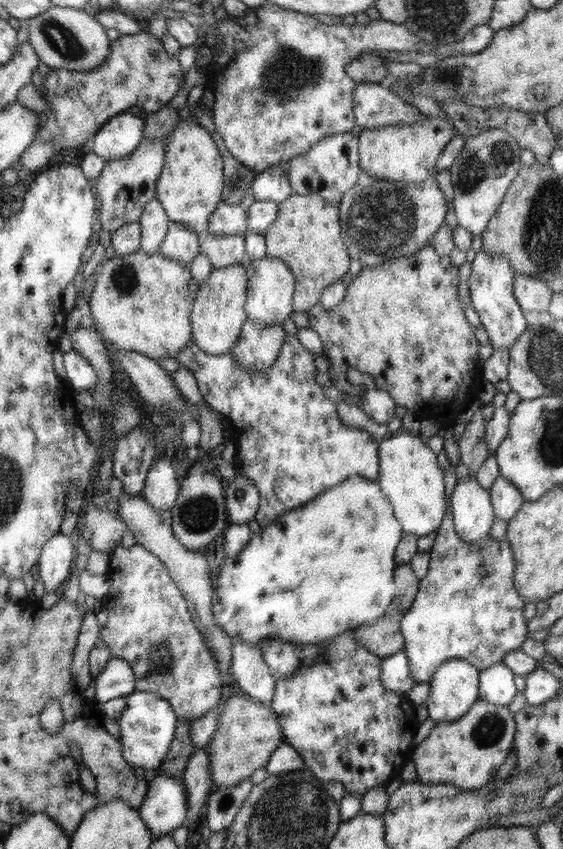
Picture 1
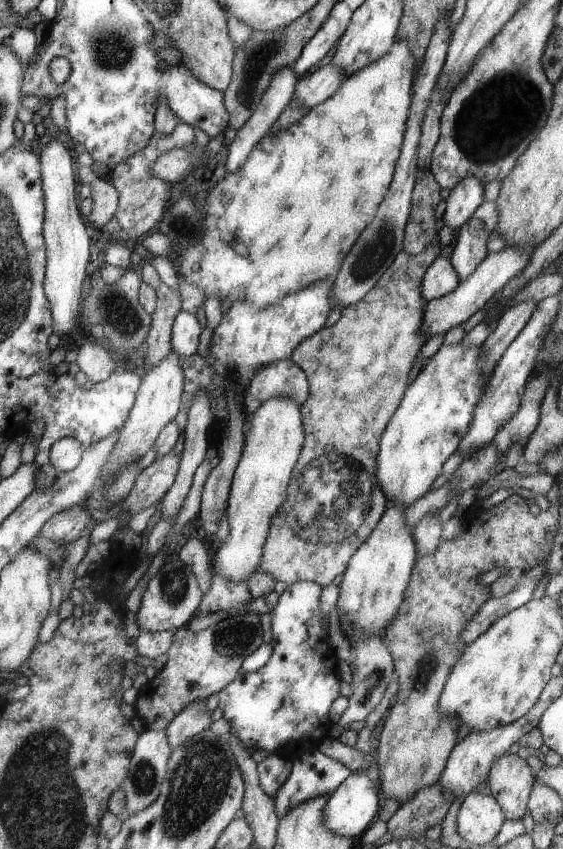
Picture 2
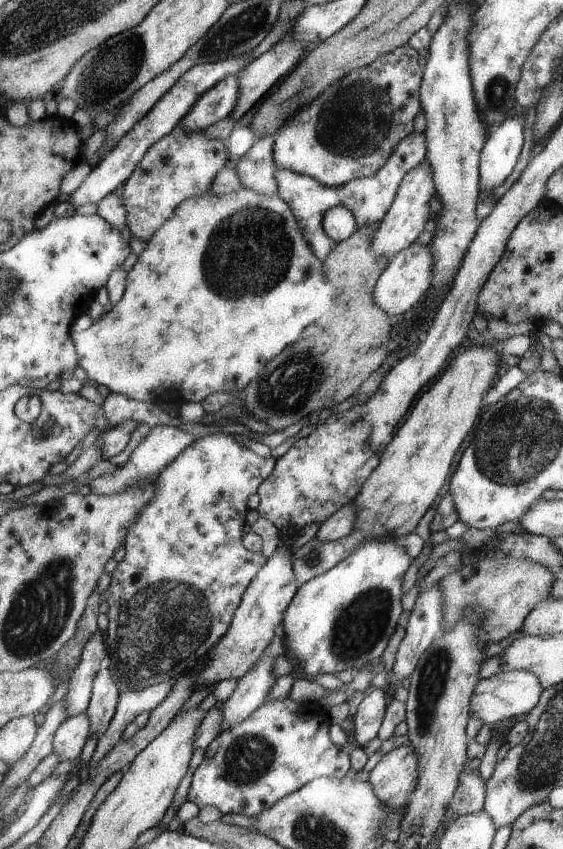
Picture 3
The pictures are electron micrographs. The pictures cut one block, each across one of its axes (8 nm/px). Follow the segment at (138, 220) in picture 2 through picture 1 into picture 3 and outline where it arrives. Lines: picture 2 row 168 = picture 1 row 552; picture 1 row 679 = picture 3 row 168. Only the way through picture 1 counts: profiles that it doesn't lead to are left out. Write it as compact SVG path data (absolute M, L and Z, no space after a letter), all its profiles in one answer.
M179 124L162 140L152 144L124 184L121 200L130 232L148 242L184 200L208 194L216 174L228 160L228 151L223 142L206 138L204 131L186 132Z

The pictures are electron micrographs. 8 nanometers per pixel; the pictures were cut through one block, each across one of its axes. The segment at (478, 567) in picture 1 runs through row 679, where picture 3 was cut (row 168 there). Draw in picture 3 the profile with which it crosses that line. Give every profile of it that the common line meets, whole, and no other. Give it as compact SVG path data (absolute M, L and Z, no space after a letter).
M424 160L404 176L394 197L394 202L378 223L371 245L374 256L391 258L414 243L418 236L425 231L424 226L430 220L430 200L434 196L437 196L437 187L434 184L433 172L430 170L428 161Z

